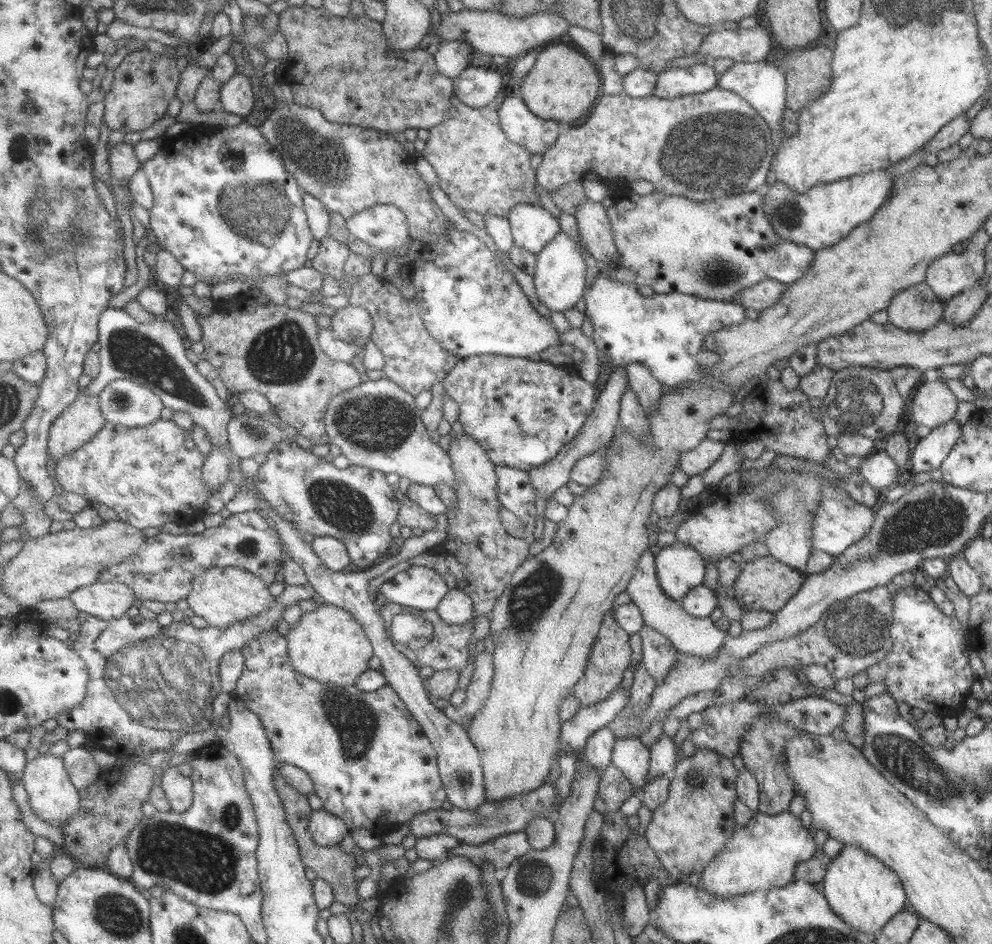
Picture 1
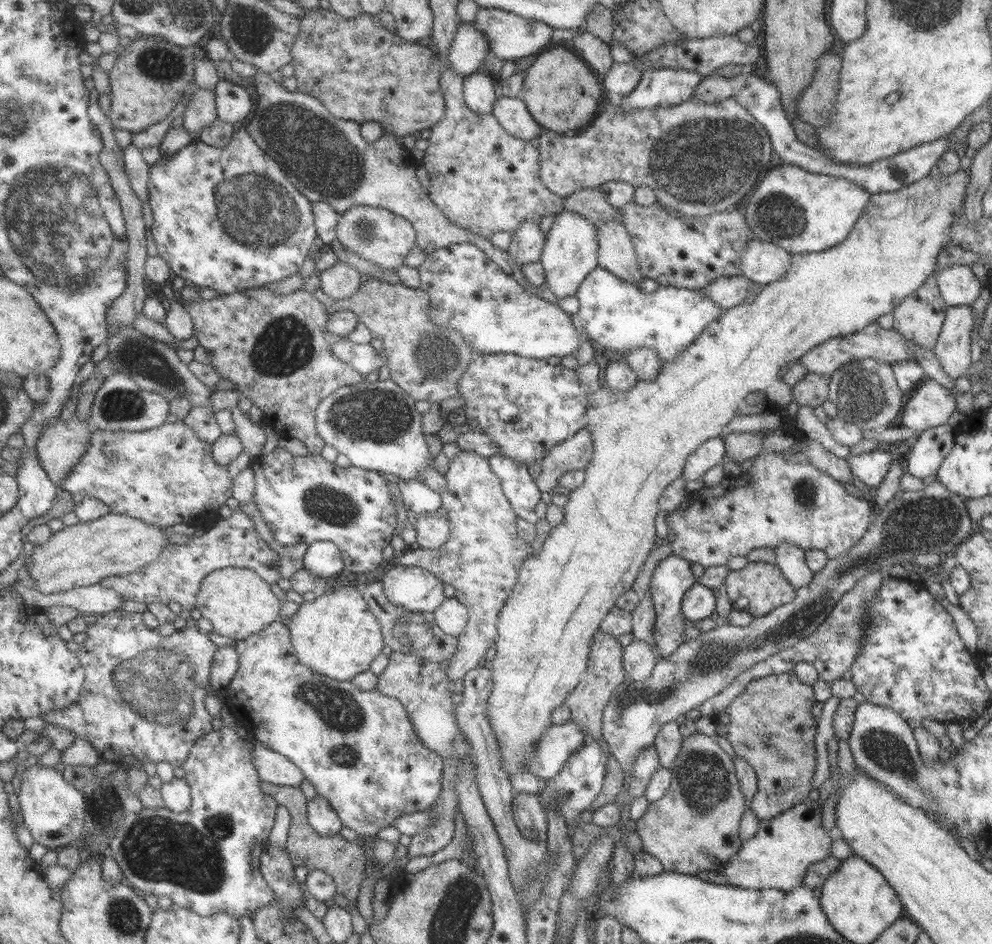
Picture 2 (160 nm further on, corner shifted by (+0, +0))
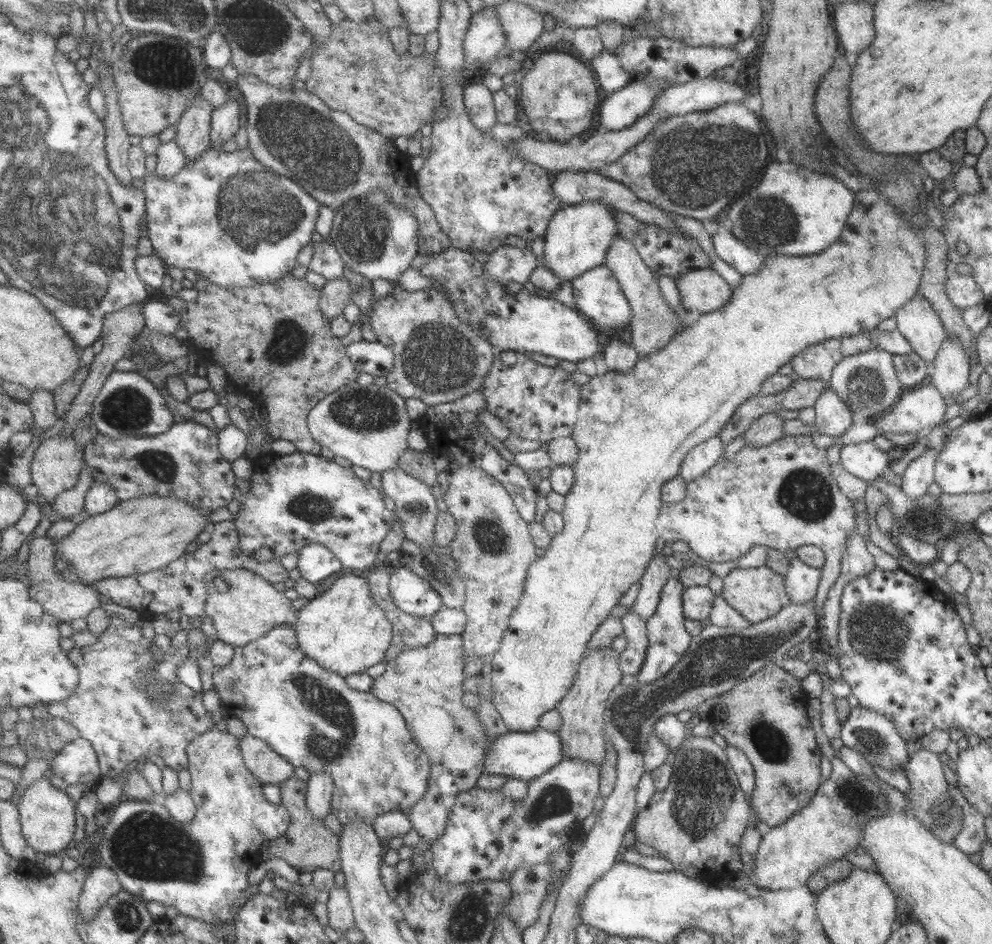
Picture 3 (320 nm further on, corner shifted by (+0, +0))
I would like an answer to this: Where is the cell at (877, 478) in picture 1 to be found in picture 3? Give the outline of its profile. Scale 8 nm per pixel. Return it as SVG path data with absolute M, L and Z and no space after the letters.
M871 441L841 444L840 460L843 470L868 483L882 476L891 462L887 453L879 450Z

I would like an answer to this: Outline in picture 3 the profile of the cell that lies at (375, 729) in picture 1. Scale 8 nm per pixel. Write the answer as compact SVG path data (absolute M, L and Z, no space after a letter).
M290 622L289 626L288 623L281 625L281 627L273 629L271 633L267 633L265 637L253 641L249 645L237 647L235 658L226 665L223 668L215 667L212 674L212 681L214 682L213 690L221 697L222 703L226 707L226 715L240 719L245 724L247 732L261 738L261 740L265 740L275 752L287 758L296 767L303 766L310 774L329 771L337 780L337 787L332 800L332 813L342 825L353 821L367 821L372 825L373 819L377 815L389 811L400 811L402 808L414 805L427 792L427 780L429 771L431 771L431 762L424 750L417 746L415 738L405 724L404 717L399 709L395 708L392 704L379 700L377 697L373 697L371 692L359 692L349 687L346 678L341 676L341 674L323 668L315 660L309 658L305 654L304 649L301 648L301 644L299 644L297 630L291 626Z

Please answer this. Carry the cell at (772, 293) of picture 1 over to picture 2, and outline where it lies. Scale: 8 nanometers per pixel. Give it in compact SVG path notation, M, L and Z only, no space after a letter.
M723 276L723 278L713 280L711 284L707 284L702 288L702 291L711 302L724 310L742 303L750 286L755 286L755 294L760 292L761 286L745 279L743 276L731 276L731 278Z

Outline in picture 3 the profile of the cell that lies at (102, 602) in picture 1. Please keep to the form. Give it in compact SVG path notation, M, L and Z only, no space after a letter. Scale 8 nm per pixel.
M47 536L35 537L30 545L28 561L28 578L30 579L30 595L33 600L45 606L45 612L59 619L61 623L73 623L73 621L87 618L97 608L101 608L102 594L94 585L81 582L70 576L67 571L55 570L56 545Z

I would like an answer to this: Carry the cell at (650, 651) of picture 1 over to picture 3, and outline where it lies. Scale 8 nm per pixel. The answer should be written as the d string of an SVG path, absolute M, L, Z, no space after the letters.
M654 552L640 578L640 589L631 609L639 620L646 622L655 612L661 589L673 569L667 565L662 553Z

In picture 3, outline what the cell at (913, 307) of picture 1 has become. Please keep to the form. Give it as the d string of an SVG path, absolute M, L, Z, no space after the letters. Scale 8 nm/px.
M916 294L894 314L896 329L924 362L934 362L946 337L940 318L922 296Z

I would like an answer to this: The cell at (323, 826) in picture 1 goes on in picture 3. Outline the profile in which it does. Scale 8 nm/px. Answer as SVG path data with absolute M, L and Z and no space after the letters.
M329 771L310 774L308 780L308 803L317 818L323 820L332 813L332 800L337 780Z

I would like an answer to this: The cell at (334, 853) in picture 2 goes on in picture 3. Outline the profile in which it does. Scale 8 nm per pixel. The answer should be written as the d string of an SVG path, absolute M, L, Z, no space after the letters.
M293 776L282 782L279 787L281 788L281 802L292 814L292 823L283 837L268 841L261 848L262 860L281 858L293 865L297 870L309 873L322 868L342 872L340 836L336 835L333 830L329 830L323 821L315 816L315 813L309 806L308 781Z

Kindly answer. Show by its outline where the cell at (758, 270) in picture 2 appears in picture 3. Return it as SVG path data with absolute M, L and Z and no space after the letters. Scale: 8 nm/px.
M720 222L715 232L711 234L710 241L715 254L742 276L759 272L765 262L765 256L754 252L745 243L737 240Z

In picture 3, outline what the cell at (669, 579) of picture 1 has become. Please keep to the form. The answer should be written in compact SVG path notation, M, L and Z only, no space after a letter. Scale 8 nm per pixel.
M674 573L668 576L667 582L661 589L659 603L653 615L645 622L648 644L646 646L645 657L639 672L635 674L635 682L639 685L653 683L661 677L665 677L669 670L677 663L690 644L690 635L684 628L684 616L682 614L682 593L684 588L676 579Z

